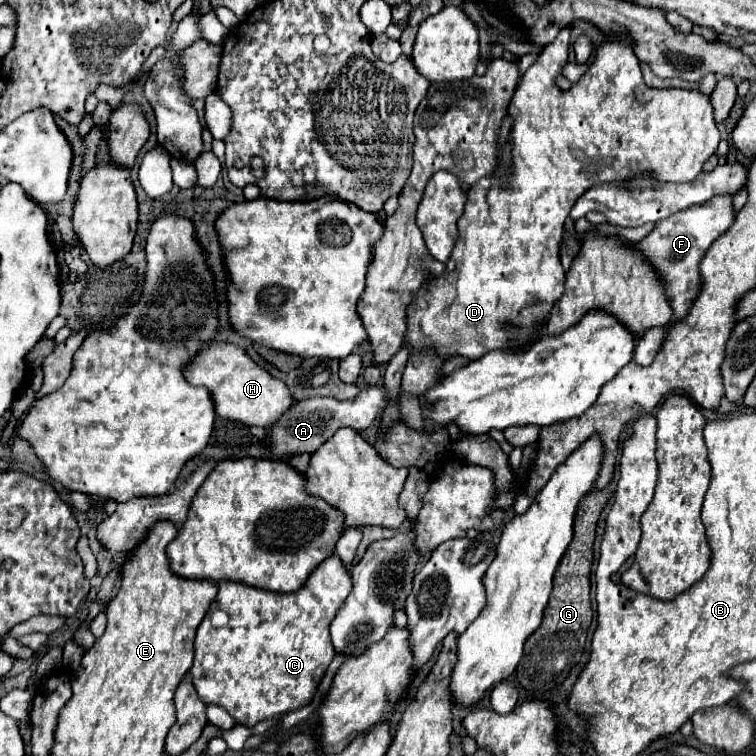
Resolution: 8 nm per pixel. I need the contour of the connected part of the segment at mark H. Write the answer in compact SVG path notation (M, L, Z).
M214 341L214 345L212 343L206 345L198 353L198 357L188 365L186 377L192 385L204 385L210 391L210 395L214 397L216 413L220 417L230 421L240 421L248 427L258 425L270 429L292 407L294 401L284 381L272 377L244 349L232 343Z

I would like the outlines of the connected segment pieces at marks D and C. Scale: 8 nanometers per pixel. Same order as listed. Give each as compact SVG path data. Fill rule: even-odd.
M566 25L558 33L558 37L544 47L544 51L540 53L536 63L528 67L528 71L522 75L522 79L518 81L518 85L516 85L516 89L512 93L512 99L510 99L510 105L508 105L508 117L512 119L512 129L510 129L510 153L512 153L512 159L510 159L510 165L508 165L506 179L490 175L490 177L484 177L478 185L470 187L464 215L458 221L460 237L456 241L456 247L454 247L448 263L446 263L444 273L440 277L436 277L432 283L422 285L422 289L418 291L418 297L414 297L414 301L408 307L406 343L410 345L412 351L424 349L424 347L436 347L438 355L442 355L442 357L464 355L468 359L478 359L478 357L486 355L488 351L508 349L508 341L510 341L510 349L526 345L528 343L528 333L532 333L536 323L546 319L552 305L564 293L564 269L562 269L562 263L560 263L560 239L562 239L562 231L564 231L564 221L566 221L572 205L576 203L576 199L584 191L588 191L592 185L606 183L606 181L626 181L632 175L642 173L644 169L652 169L652 173L656 173L656 177L660 181L680 181L680 183L692 181L702 171L702 165L716 153L718 143L720 143L720 131L718 131L718 125L716 125L716 119L714 119L714 109L712 109L710 97L700 93L700 91L688 91L688 89L652 89L652 87L648 87L644 83L644 79L642 79L642 73L640 73L640 61L634 55L634 45L636 43L632 41L632 37L626 37L626 39L616 37L614 39L614 37L606 35L606 39L600 45L596 45L596 55L594 55L594 61L590 63L588 71L576 83L572 83L572 87L568 91L560 89L556 85L556 79L562 77L562 69L568 63L570 35L572 35L572 29L570 29L570 25ZM506 321L510 321L514 325L520 325L524 329L520 329L516 335L508 335L508 333L500 331L500 325L506 323Z
M334 553L320 563L306 581L304 589L296 593L274 593L236 581L218 581L218 585L220 591L210 606L211 613L208 611L198 627L194 641L194 663L188 671L198 697L206 705L224 707L234 721L244 727L254 727L264 719L274 719L282 713L310 705L330 661L336 655L330 641L330 623L352 591L352 575L340 557Z

